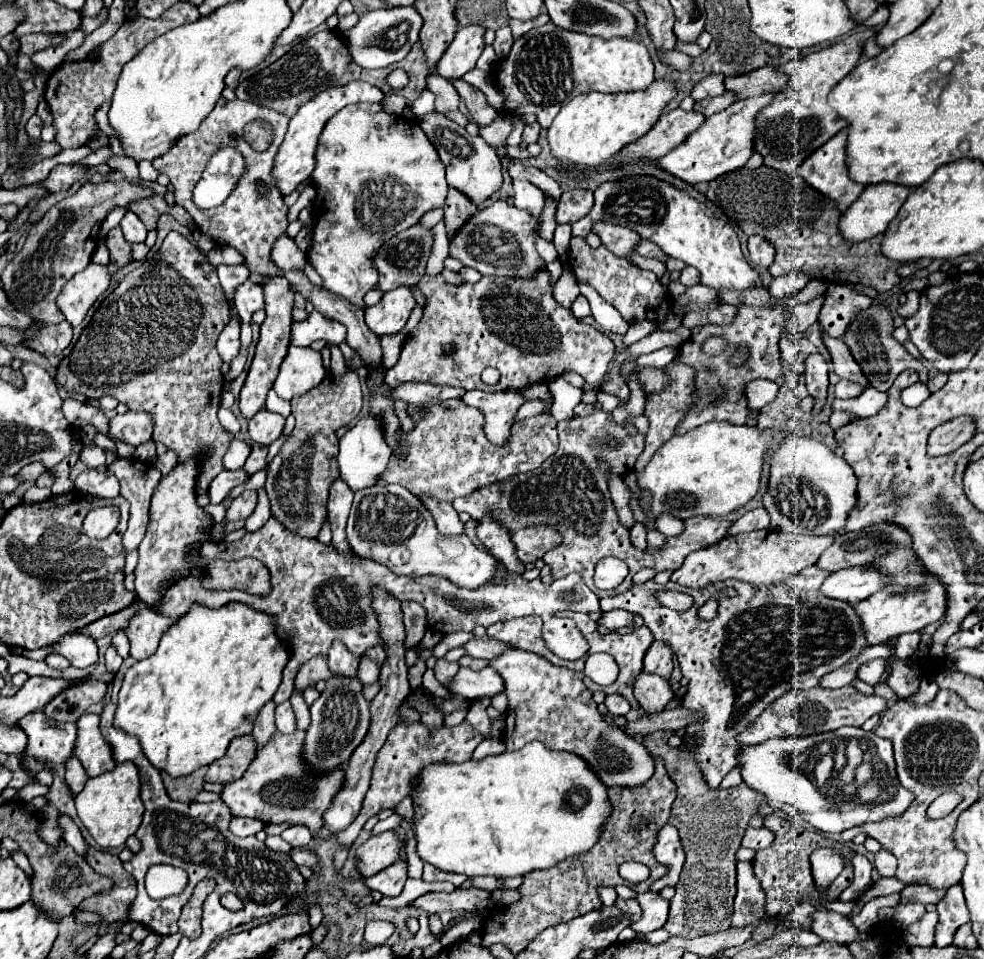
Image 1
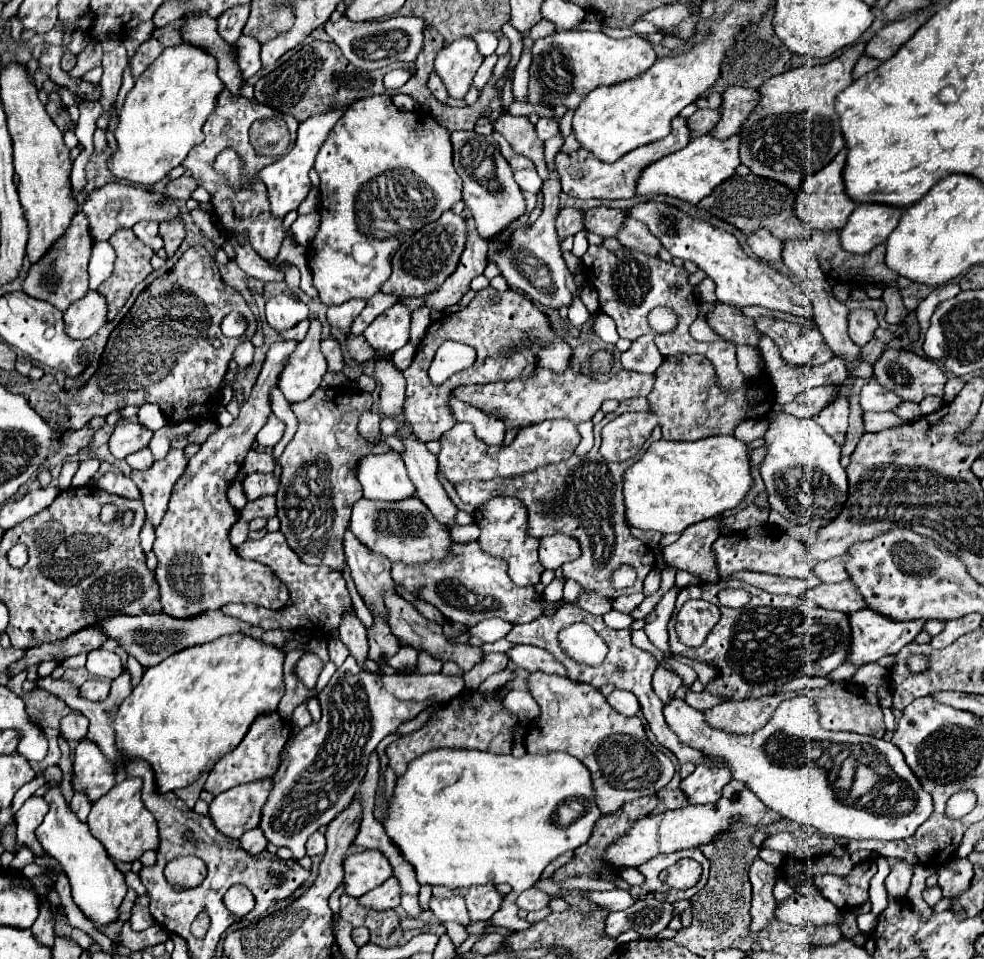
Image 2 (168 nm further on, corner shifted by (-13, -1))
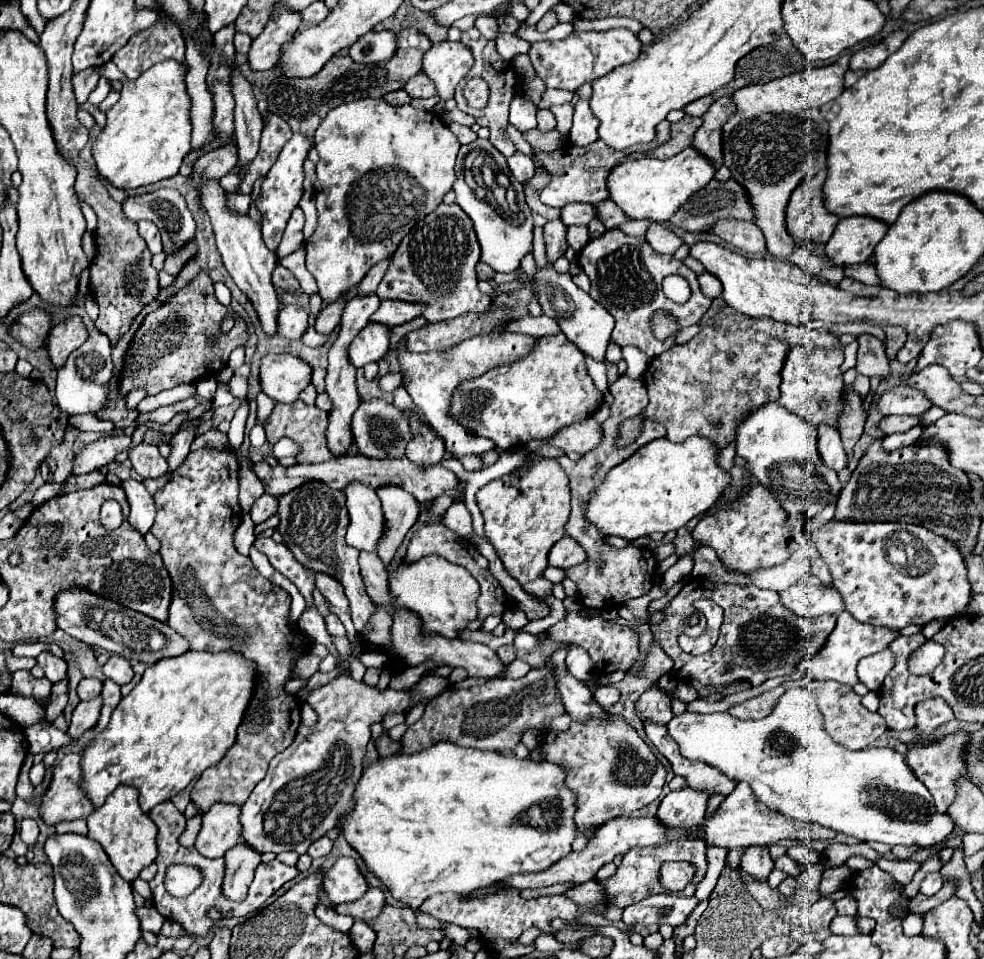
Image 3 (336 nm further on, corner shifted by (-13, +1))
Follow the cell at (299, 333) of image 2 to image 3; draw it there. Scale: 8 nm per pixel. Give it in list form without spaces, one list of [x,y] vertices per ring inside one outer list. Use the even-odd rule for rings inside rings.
[[[308,326],[308,330],[306,330],[304,336],[302,336],[302,342],[308,344],[308,346],[320,346],[320,344],[326,342],[326,338],[328,338],[328,336],[320,336],[312,326]]]

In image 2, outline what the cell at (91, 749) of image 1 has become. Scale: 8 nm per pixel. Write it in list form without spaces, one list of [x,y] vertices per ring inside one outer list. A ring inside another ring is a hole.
[[[80,740],[74,750],[72,788],[84,792],[90,804],[104,796],[116,784],[116,768],[102,756],[100,748],[90,740]]]

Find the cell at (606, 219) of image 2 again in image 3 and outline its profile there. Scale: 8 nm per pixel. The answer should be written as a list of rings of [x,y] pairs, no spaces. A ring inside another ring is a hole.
[[[570,204],[562,208],[562,222],[566,226],[572,226],[572,224],[588,226],[588,222],[596,218],[598,218],[598,212],[594,204]]]

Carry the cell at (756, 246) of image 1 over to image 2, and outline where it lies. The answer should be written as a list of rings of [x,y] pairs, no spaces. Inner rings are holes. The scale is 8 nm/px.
[[[758,230],[754,234],[750,234],[746,238],[748,246],[752,248],[754,256],[758,256],[760,260],[764,262],[778,262],[780,260],[780,252],[782,252],[782,242],[772,236],[770,232],[766,230]]]

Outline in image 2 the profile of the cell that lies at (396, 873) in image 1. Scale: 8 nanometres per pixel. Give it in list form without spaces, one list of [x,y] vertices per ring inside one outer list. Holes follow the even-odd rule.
[[[392,876],[384,884],[380,884],[378,888],[366,892],[360,898],[360,906],[372,908],[372,910],[378,910],[378,912],[400,906],[400,884],[398,884],[398,880]]]

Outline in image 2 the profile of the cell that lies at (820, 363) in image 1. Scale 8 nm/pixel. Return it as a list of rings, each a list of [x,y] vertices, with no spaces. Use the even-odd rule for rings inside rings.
[[[838,396],[828,408],[814,416],[814,420],[836,440],[838,446],[842,446],[848,430],[848,400],[844,396]]]

